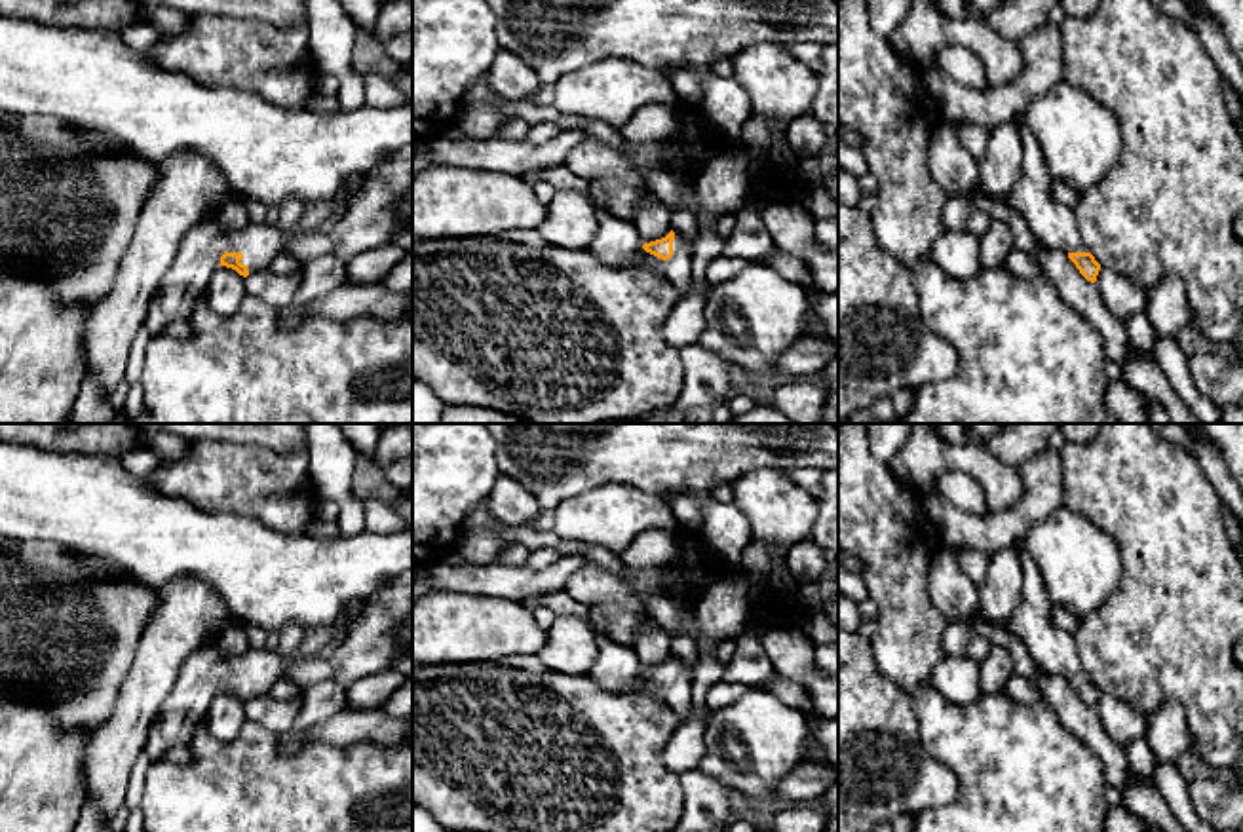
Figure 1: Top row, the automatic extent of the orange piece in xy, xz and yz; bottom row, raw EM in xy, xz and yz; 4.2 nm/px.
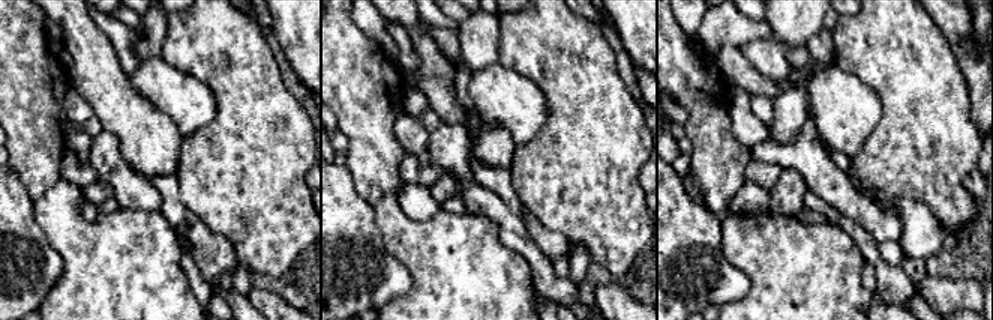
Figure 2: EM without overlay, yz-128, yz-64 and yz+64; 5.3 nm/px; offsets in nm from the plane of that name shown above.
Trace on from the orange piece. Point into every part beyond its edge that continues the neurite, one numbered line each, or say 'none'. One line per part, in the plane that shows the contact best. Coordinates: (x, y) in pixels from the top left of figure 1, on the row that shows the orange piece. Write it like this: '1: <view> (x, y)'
1: xz (616, 242)

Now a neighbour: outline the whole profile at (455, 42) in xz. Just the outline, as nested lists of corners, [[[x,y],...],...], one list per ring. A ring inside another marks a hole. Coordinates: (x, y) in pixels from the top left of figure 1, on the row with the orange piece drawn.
[[[412,0],[412,137],[431,141],[454,125],[464,93],[500,51],[496,27],[487,0]]]

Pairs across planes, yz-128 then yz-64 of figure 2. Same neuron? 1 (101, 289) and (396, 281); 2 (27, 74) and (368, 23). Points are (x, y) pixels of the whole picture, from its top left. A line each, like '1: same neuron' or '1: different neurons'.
1: different neurons
2: different neurons

